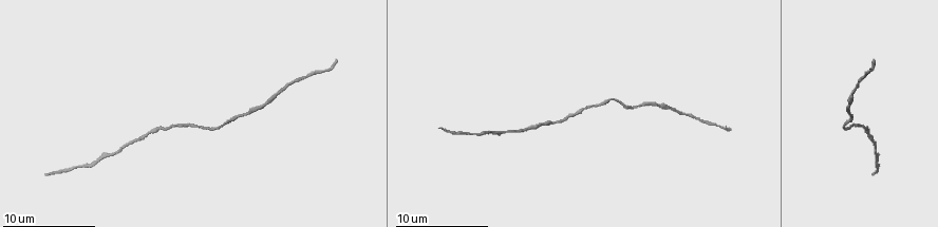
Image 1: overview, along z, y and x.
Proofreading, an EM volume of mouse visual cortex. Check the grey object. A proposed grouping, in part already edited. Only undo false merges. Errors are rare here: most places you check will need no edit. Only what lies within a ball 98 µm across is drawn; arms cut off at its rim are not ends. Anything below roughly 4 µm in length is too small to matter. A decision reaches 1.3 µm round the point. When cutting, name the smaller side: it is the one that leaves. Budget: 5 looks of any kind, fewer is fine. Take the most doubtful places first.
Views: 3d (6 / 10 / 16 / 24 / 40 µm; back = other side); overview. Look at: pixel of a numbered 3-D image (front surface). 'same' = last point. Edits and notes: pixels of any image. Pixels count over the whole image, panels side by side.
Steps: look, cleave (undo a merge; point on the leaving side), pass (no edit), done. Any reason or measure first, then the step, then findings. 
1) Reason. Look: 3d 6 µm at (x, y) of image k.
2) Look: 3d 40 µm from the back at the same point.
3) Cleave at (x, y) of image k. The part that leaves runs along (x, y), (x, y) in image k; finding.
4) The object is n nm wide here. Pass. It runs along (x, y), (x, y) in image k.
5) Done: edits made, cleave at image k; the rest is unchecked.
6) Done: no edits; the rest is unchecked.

Thin neck. Look: 3d 6 µm at (216, 126) of image 1.

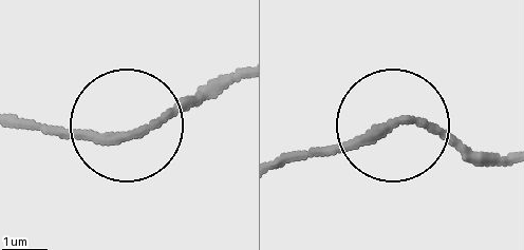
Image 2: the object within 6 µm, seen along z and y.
Look: 3d 6 µm from the back at (137, 132) of image 2.

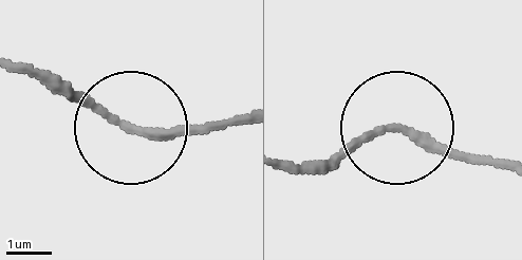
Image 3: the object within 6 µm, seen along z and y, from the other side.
Pass. It runs along (228, 123), (130, 130), (54, 77) in image 3; all the same neuron.

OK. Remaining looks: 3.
Thick turns thin. Look: 3d 10 µm at (526, 128) of image 1.

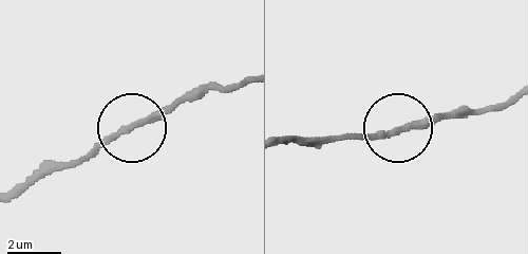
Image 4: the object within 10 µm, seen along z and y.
Pass. It runs along (512, 95), (485, 108), (457, 108), (423, 122), (344, 135) in image 4; one neuron here.

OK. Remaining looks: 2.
A narrow waist. Look: 3d 16 µm at (473, 132) of image 1.

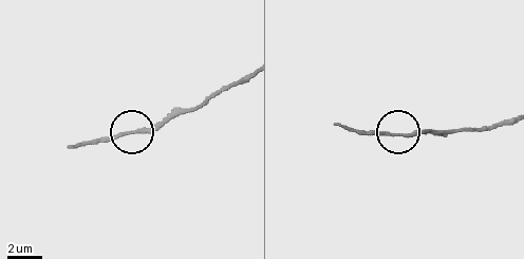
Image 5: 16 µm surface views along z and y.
The object is 180 nm wide here. Pass. It runs along (245, 75), (216, 90), (193, 107), (147, 128), (93, 141) in image 5; one neuron here.

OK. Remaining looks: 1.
Done: no edits; the rest is unchecked.

